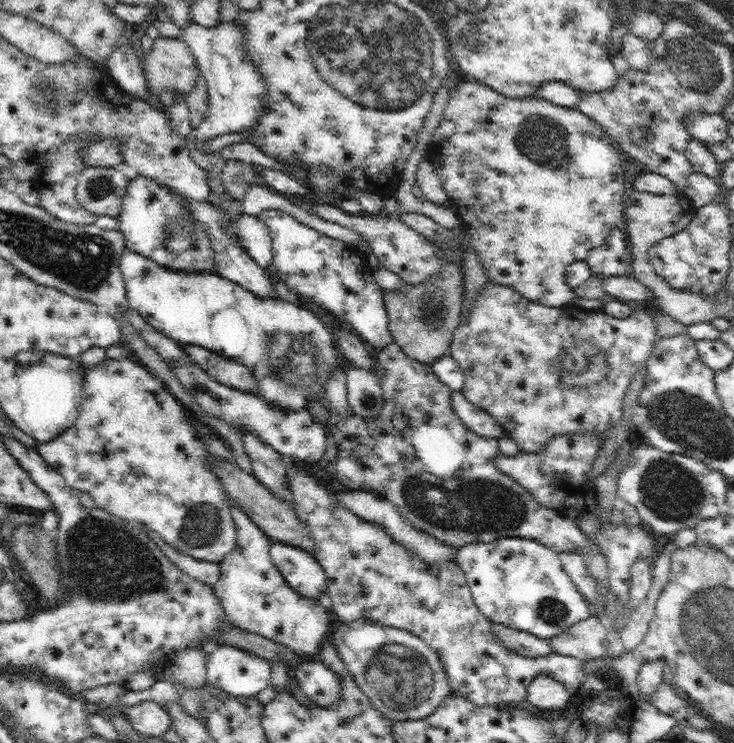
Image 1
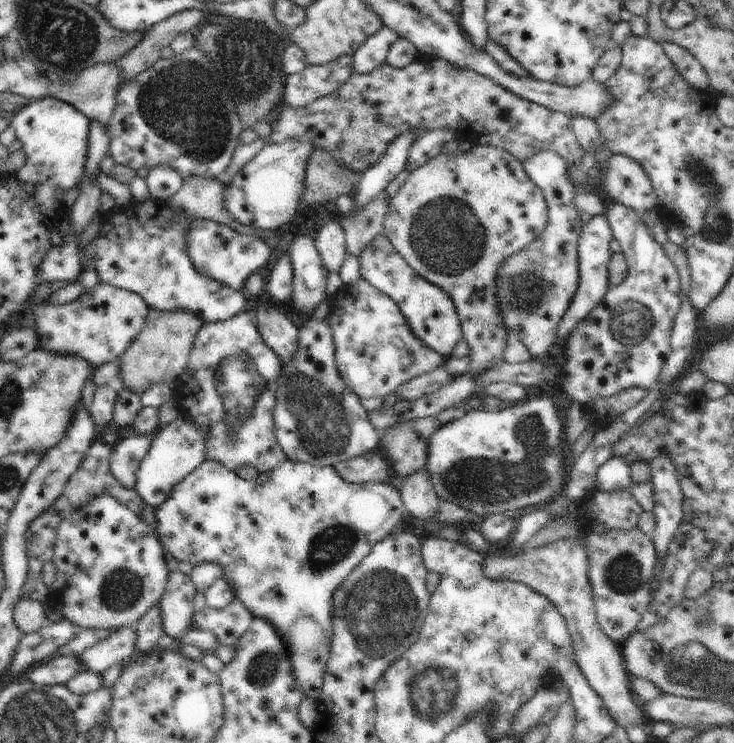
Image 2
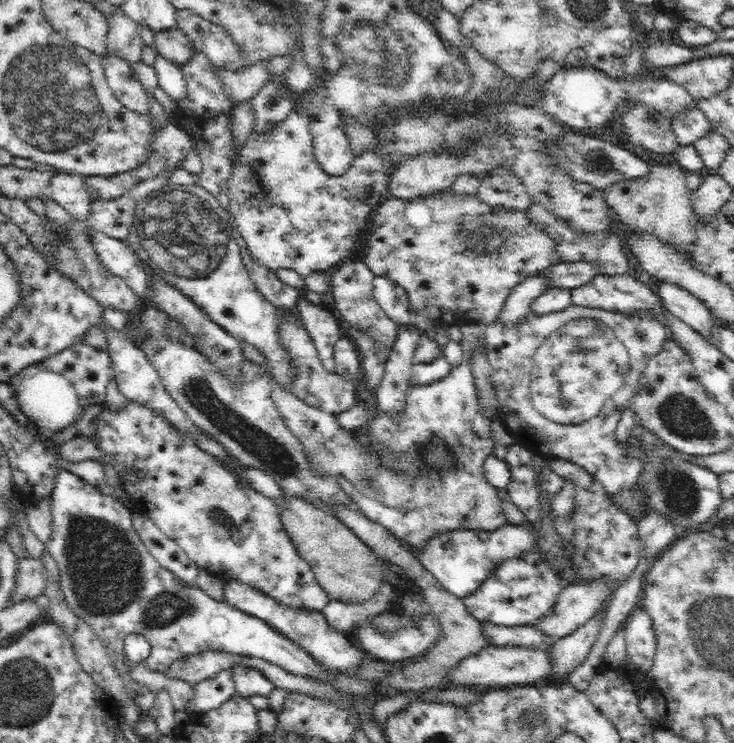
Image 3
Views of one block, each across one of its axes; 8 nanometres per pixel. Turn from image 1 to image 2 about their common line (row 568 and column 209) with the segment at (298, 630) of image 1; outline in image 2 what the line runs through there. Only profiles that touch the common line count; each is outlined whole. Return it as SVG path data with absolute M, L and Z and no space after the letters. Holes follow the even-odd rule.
M192 219L187 228L186 250L194 268L208 278L220 281L235 291L242 290L246 280L255 272L264 272L270 258L271 246L254 235L243 235L233 228L210 219Z

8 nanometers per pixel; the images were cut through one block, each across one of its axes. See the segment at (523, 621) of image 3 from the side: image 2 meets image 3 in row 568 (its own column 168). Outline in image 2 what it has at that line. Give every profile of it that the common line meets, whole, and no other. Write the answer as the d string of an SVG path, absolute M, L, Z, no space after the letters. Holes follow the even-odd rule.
M288 459L274 470L259 474L256 480L247 481L238 477L235 472L229 471L222 463L204 460L198 468L195 468L176 484L162 506L155 509L157 527L154 529L166 552L176 560L190 562L193 565L214 563L222 567L223 575L221 577L229 582L235 598L242 603L246 610L250 611L254 618L262 619L273 626L278 638L285 642L294 676L299 682L302 692L306 696L318 700L323 685L323 676L330 658L330 643L333 635L332 598L334 593L338 590L338 587L344 584L348 575L366 558L366 555L370 554L374 546L383 538L386 538L392 532L392 528L405 516L406 512L401 501L401 493L394 490L393 487L385 483L347 483L338 476L334 467L318 468L308 463Z

